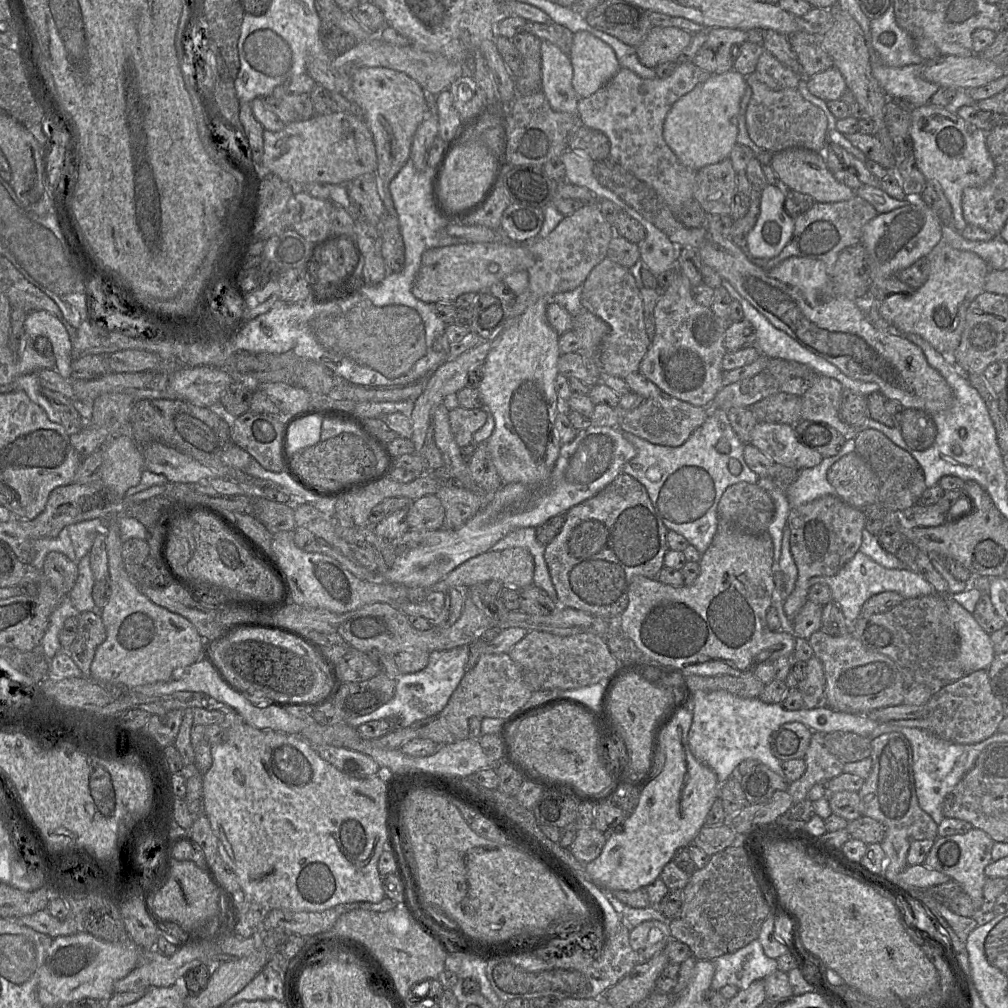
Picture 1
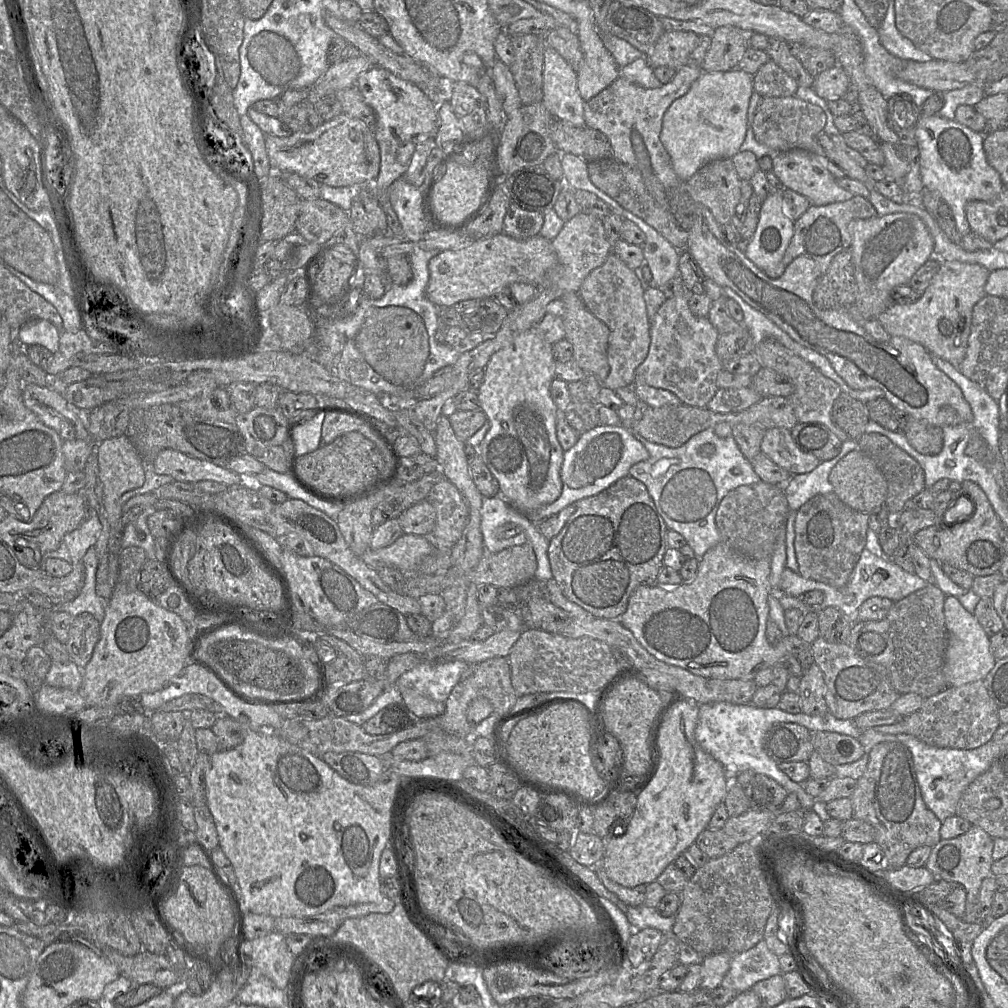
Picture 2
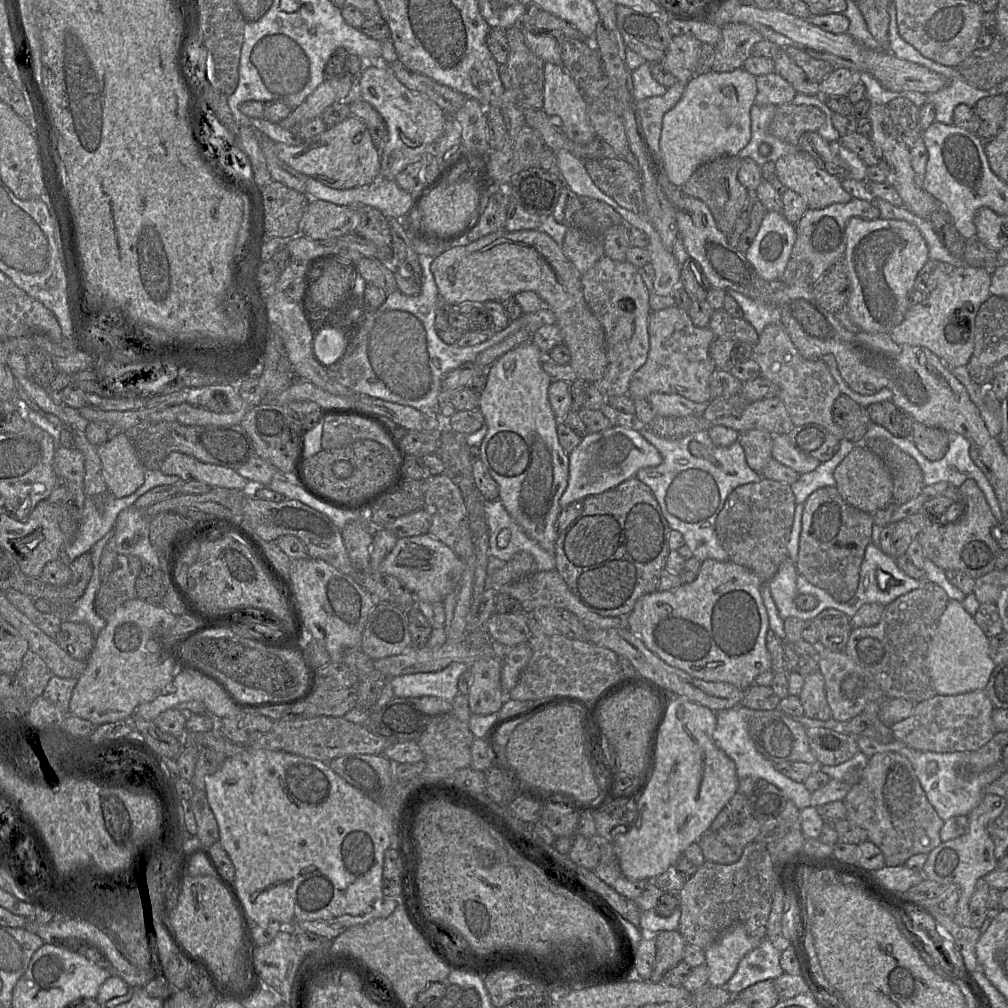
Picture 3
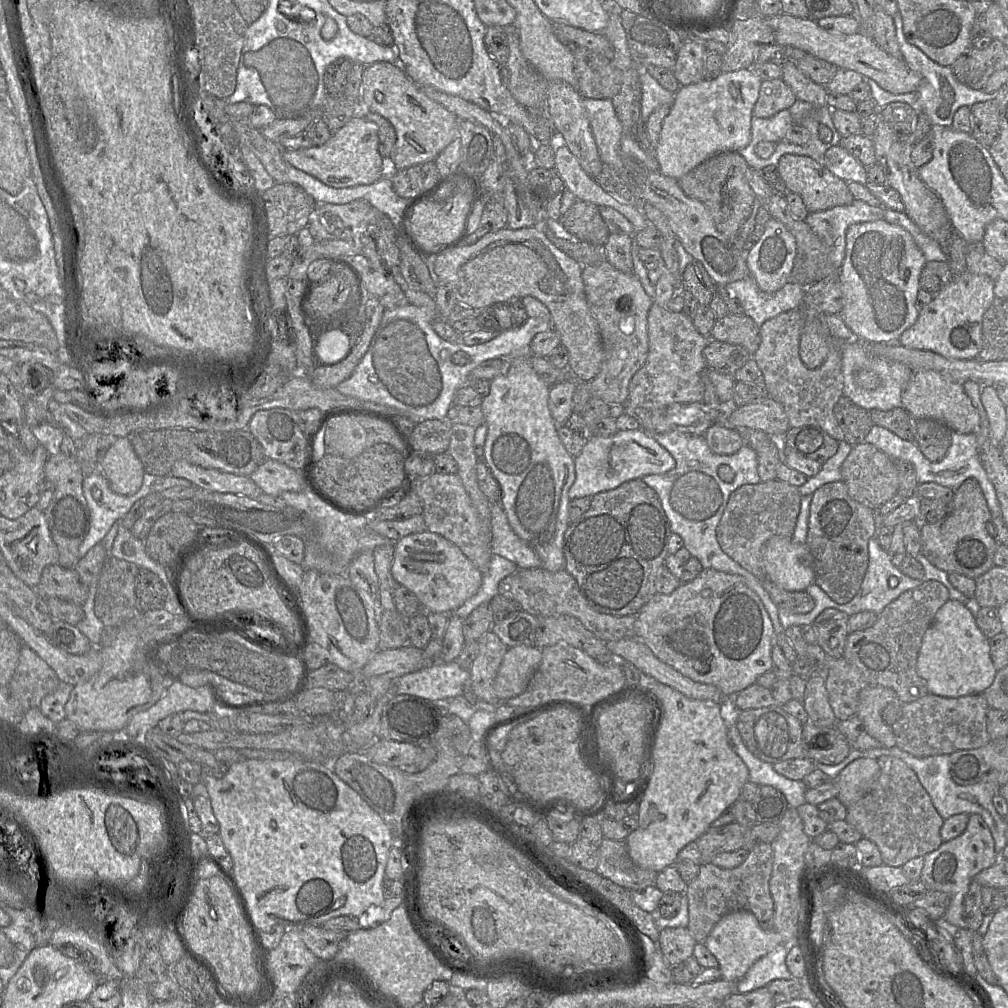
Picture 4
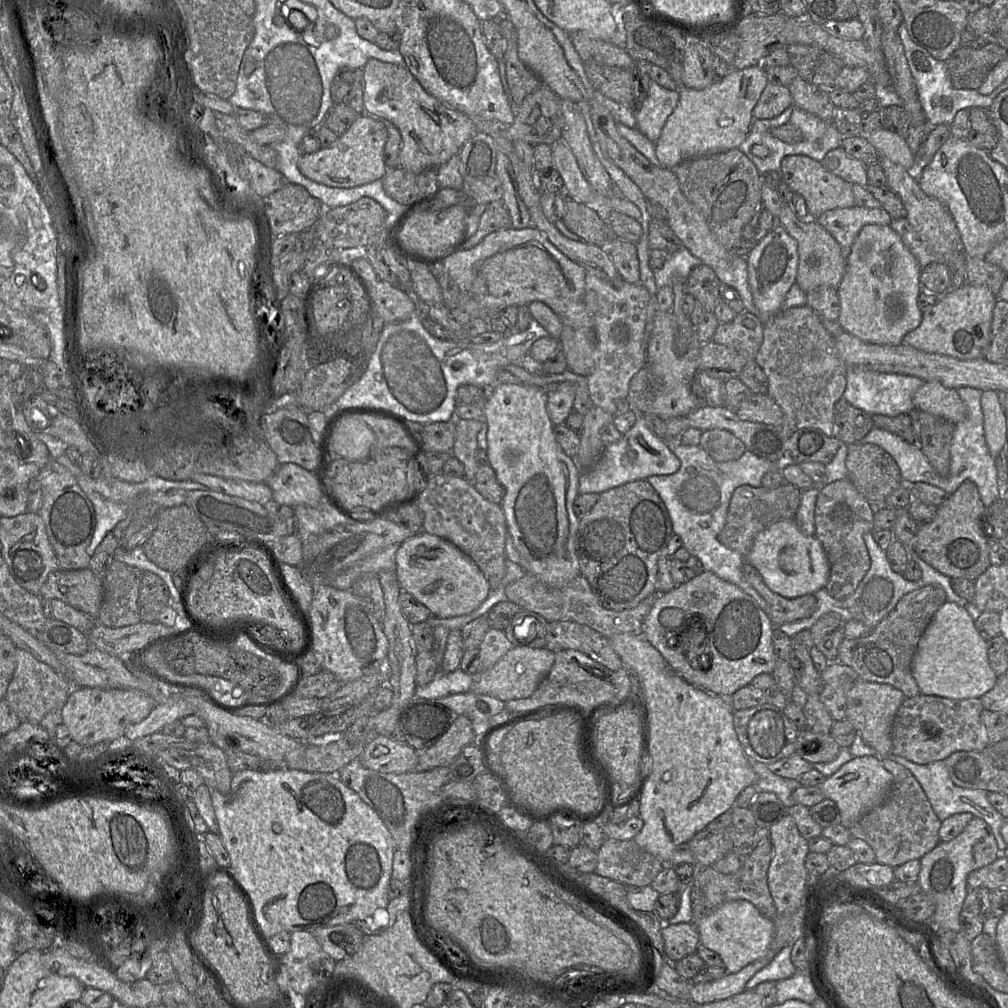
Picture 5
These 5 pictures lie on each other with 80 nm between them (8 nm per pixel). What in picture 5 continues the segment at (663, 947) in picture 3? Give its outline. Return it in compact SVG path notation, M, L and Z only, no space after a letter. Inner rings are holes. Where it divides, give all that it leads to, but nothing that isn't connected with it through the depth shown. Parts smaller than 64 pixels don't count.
M693 923L663 924L664 954L668 961L676 963L695 953L699 944L699 933Z

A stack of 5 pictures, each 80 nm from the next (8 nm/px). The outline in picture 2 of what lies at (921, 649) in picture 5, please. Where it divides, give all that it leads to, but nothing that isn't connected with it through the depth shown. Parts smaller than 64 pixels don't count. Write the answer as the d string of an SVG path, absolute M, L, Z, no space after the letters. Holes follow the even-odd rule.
M946 596L944 603L947 648L944 659L944 677L949 686L958 687L984 680L996 664L991 652L990 637L974 616L954 596Z

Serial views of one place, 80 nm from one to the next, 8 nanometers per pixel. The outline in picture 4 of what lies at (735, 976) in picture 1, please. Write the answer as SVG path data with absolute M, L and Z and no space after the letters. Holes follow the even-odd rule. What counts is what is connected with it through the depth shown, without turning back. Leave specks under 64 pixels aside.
M780 944L775 949L758 959L736 982L735 991L746 993L767 986L776 979L792 977L786 965L789 945Z

